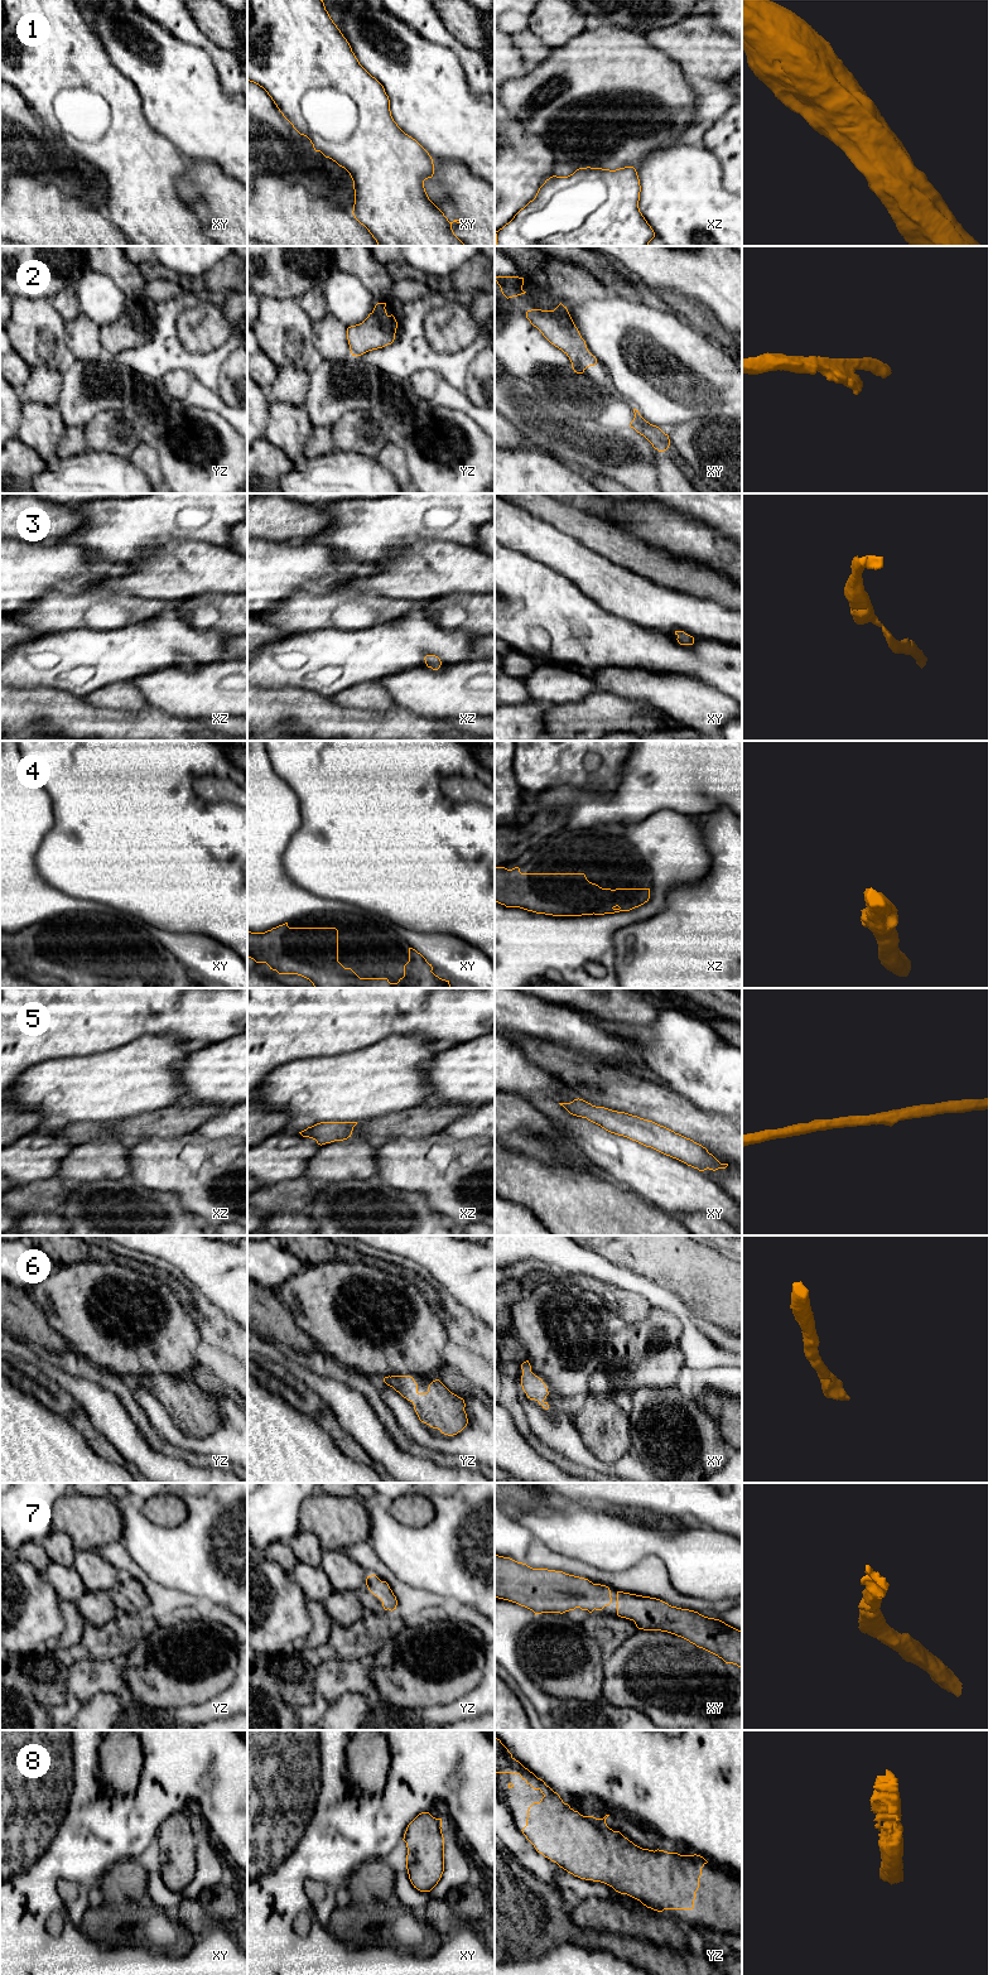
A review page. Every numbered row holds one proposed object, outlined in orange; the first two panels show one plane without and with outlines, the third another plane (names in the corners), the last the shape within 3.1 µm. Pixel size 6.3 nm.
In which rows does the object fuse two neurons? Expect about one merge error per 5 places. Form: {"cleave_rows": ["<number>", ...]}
{"cleave_rows": []}

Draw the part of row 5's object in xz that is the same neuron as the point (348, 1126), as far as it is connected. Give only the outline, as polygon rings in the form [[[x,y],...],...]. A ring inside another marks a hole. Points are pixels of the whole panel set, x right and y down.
[[[321,1122],[299,1132],[303,1137],[317,1141],[318,1145],[326,1145],[334,1141],[343,1141],[351,1137],[357,1122]]]

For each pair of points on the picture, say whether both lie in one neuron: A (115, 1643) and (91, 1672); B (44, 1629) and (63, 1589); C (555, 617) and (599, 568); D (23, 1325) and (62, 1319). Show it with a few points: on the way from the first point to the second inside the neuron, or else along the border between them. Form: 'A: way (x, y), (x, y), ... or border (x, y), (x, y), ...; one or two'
A: border (116, 1660), (75, 1661); two
B: border (43, 1575), (59, 1600); two
C: border (555, 572), (565, 576), (602, 608); two
D: border (32, 1296), (44, 1313), (47, 1321), (68, 1343); two

